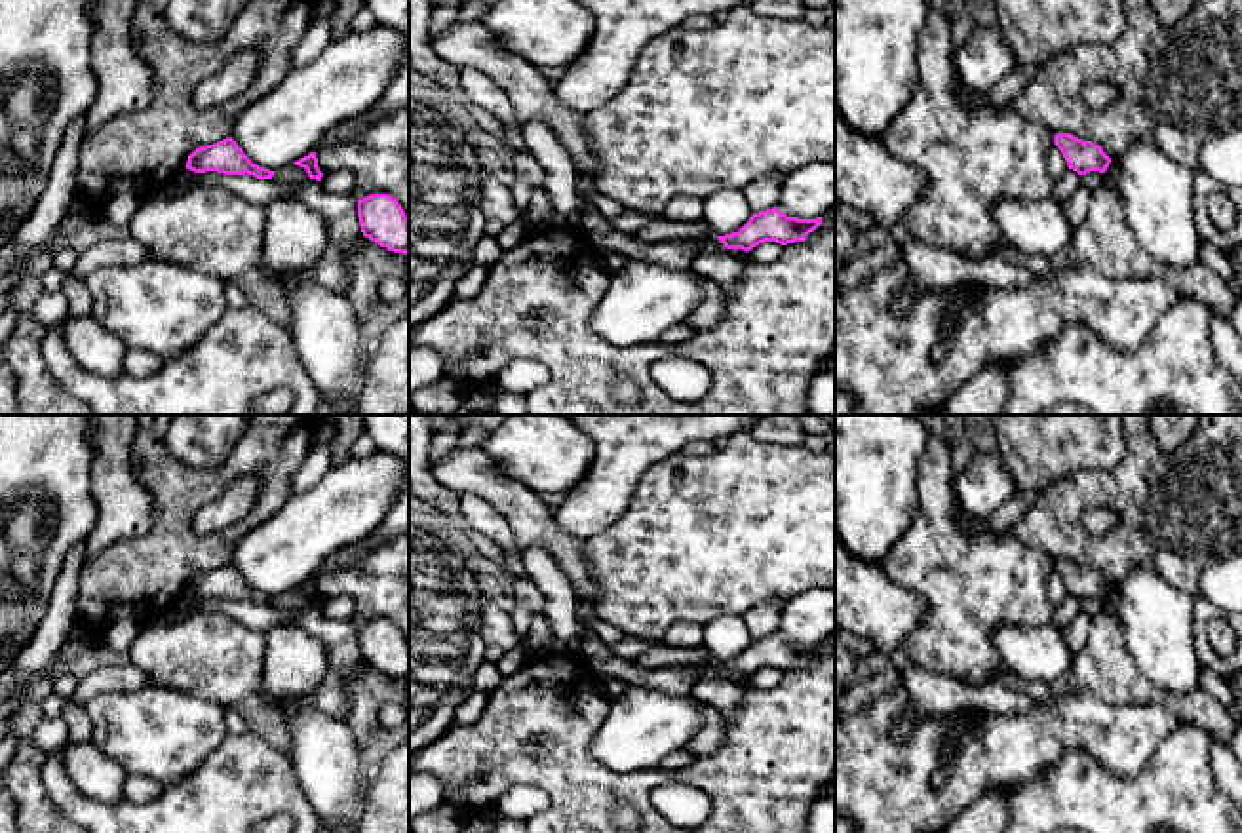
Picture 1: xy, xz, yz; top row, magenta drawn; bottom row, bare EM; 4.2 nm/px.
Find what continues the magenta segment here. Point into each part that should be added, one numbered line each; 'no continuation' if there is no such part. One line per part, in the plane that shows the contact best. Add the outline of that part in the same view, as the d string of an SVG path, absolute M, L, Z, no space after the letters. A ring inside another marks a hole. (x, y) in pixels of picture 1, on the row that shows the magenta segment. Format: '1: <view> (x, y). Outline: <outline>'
no continuation

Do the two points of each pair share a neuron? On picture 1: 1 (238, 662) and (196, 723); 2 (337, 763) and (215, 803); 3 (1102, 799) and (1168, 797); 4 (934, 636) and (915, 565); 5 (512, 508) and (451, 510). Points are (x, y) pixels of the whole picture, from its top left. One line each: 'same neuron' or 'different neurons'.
1: different neurons
2: different neurons
3: same neuron
4: same neuron
5: different neurons

